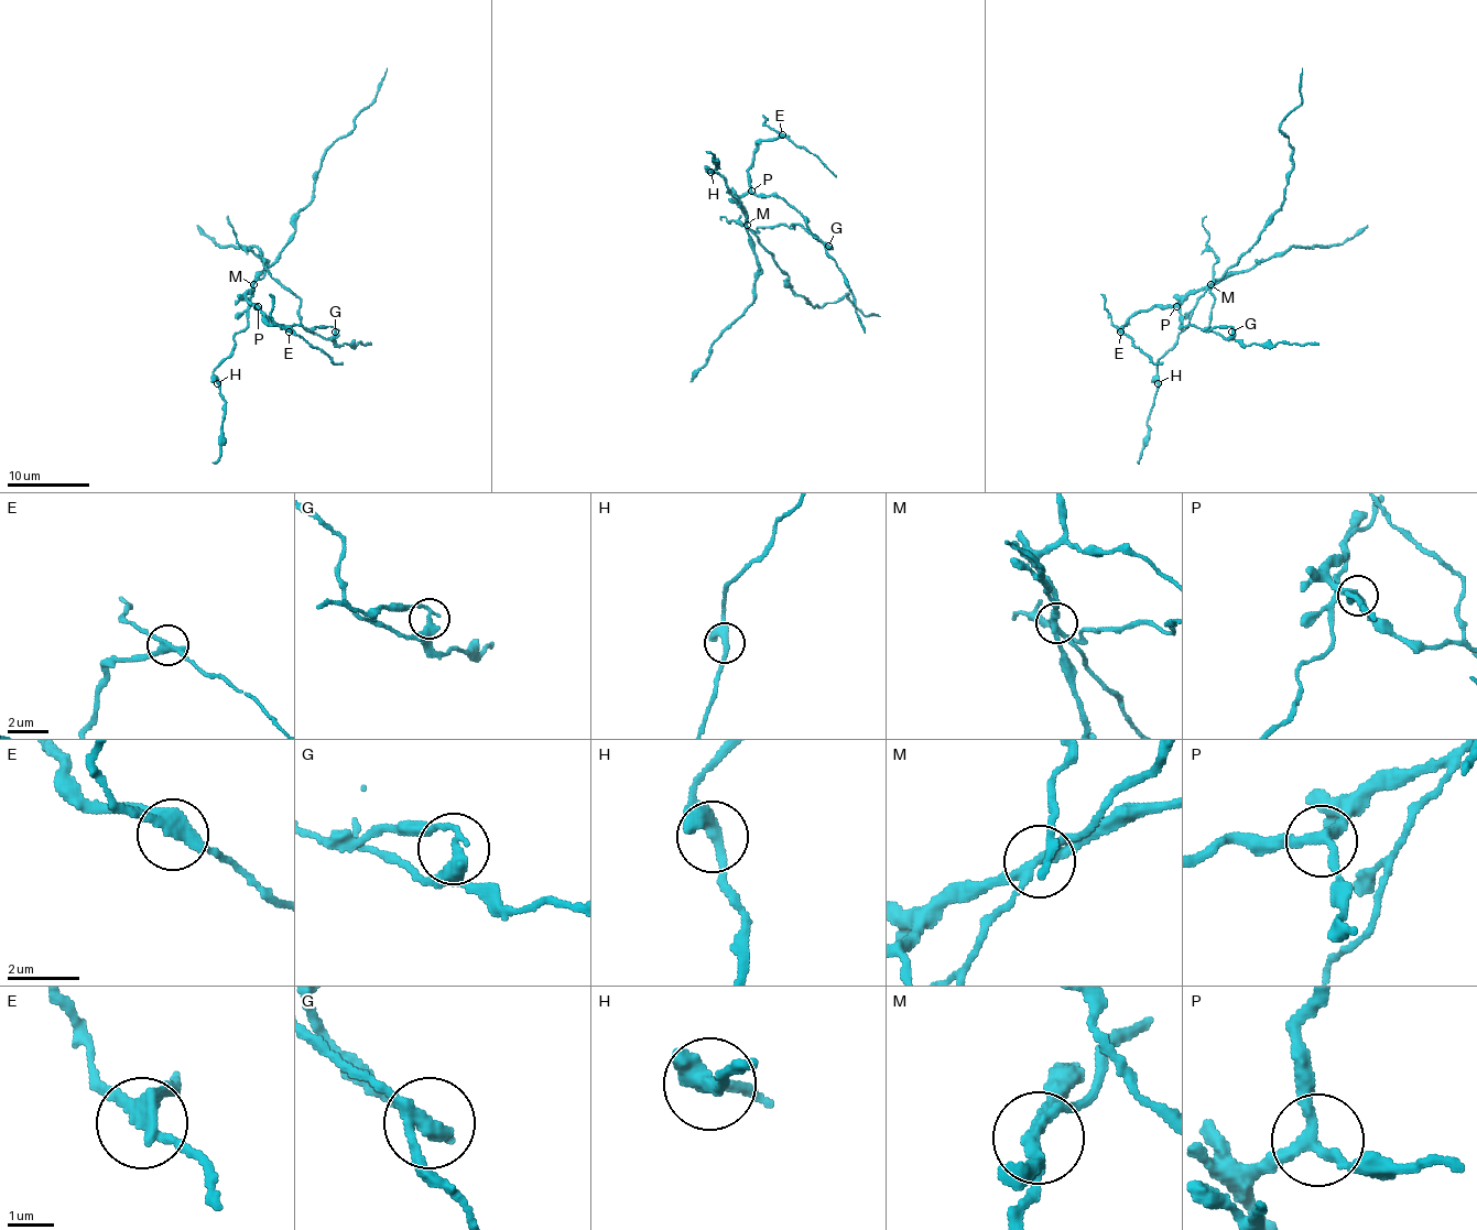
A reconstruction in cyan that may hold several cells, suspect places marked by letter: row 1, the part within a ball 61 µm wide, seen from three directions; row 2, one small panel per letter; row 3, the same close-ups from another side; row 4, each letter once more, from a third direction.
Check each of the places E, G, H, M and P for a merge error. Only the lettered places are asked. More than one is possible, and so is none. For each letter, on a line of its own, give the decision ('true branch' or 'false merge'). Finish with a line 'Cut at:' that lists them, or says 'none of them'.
E: false merge
G: false merge
H: true branch
M: false merge
P: true branch
Cut at: E, G, M

